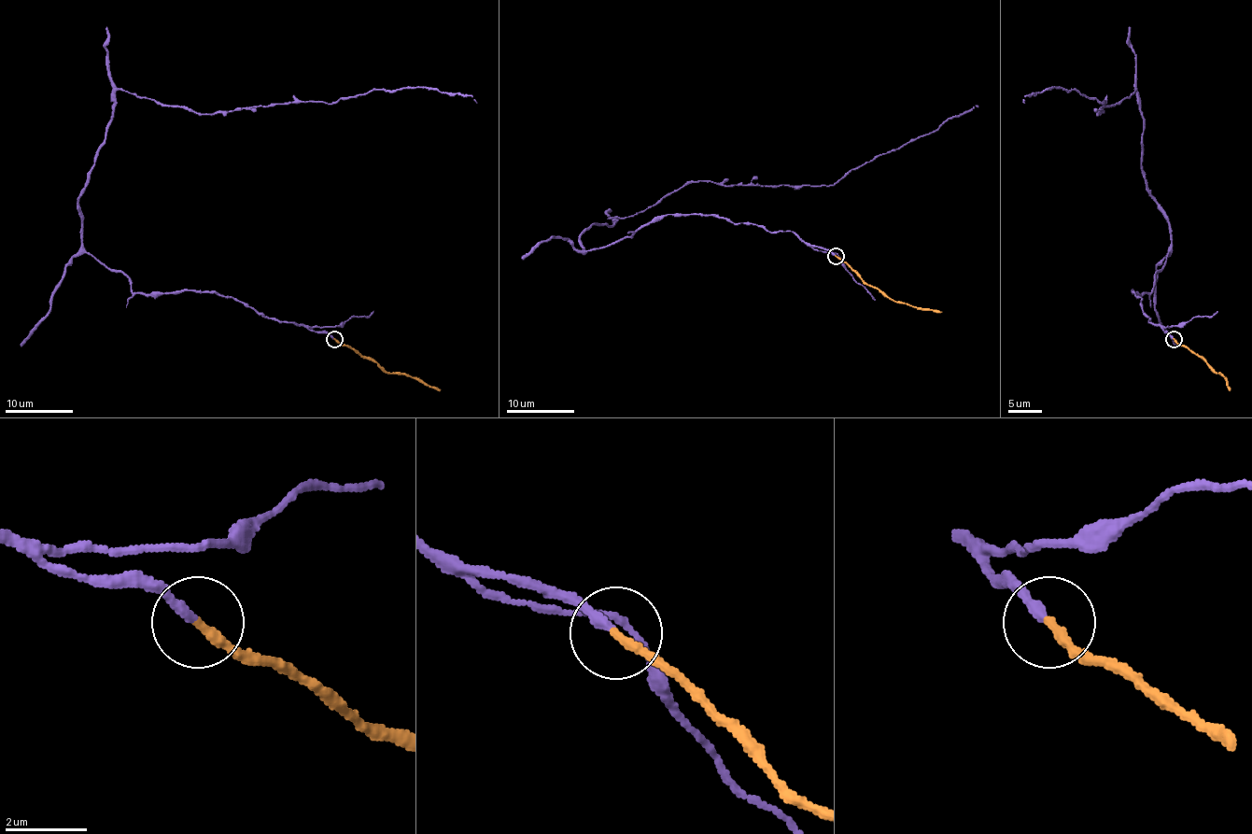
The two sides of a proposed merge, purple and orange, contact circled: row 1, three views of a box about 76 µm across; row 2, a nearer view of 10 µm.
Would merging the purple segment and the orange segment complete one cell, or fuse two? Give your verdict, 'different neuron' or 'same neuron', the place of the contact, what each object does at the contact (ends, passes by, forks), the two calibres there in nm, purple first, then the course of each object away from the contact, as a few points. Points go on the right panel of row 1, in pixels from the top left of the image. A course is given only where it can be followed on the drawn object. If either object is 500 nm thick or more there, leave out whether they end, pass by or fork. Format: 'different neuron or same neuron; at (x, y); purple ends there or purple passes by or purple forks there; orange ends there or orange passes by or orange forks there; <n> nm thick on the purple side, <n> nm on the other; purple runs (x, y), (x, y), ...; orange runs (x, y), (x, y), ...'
same neuron; at (1174, 339); purple ends there; orange ends there; 260 nm thick on the purple side, 240 nm on the other; purple runs (1173, 337), (1132, 291), (1172, 245), (1139, 93), (1099, 114), (1078, 91), (1024, 102); orange runs (1173, 339), (1197, 353), (1226, 380), (1229, 390)

